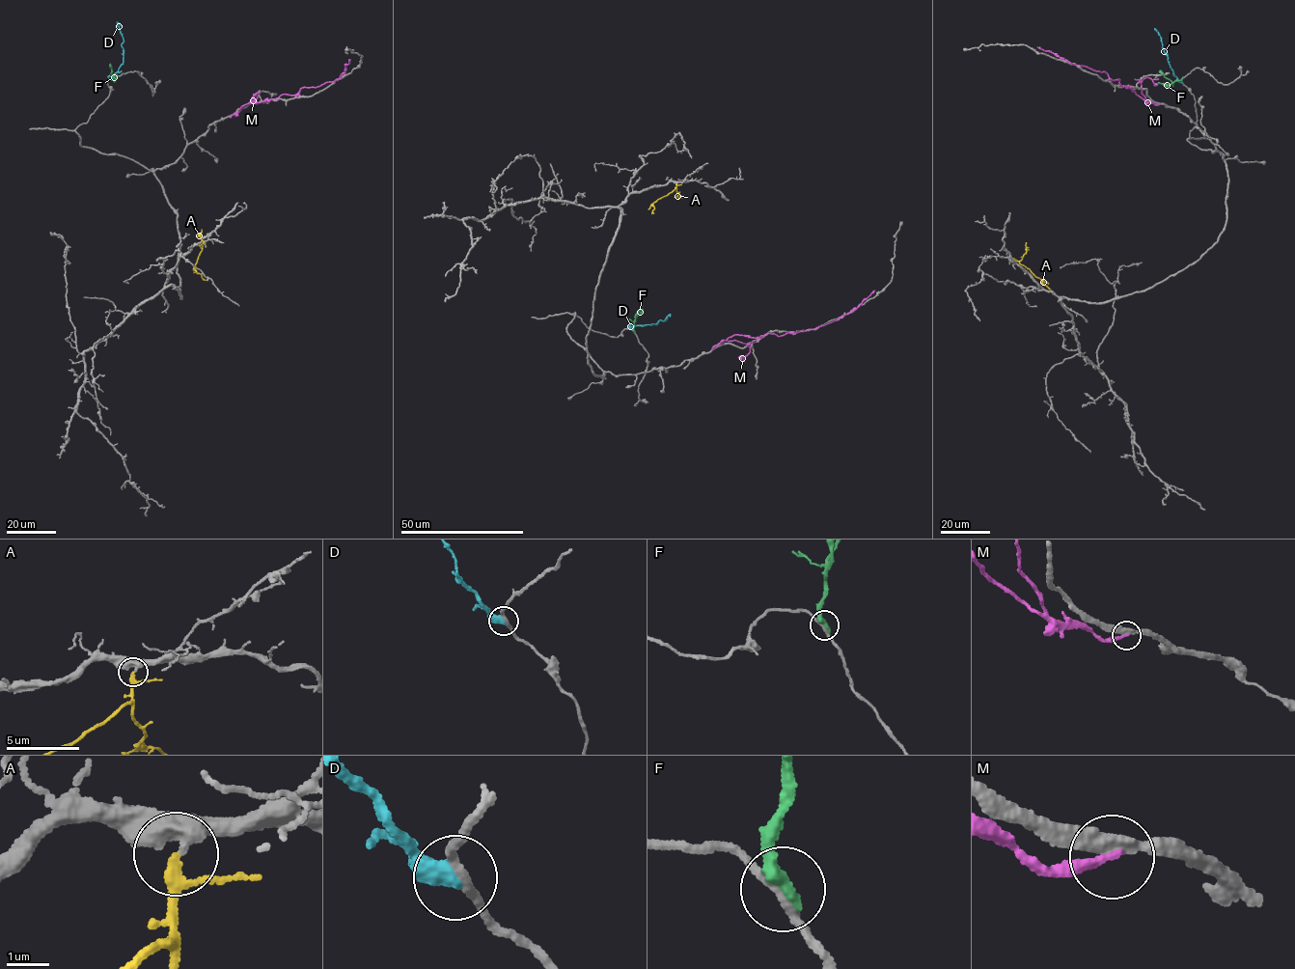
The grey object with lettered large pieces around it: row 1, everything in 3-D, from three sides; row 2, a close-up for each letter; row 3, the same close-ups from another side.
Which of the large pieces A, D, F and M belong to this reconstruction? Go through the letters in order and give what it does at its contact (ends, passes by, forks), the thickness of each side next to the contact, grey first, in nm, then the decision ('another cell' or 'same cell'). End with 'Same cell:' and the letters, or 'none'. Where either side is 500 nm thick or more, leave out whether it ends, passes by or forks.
A: it passes by; calibres 360 and 190 nm; same cell
D: it passes by; calibres 190 and 360 nm; another cell
F: it ends; calibres 200 and 400 nm; another cell
M: it ends; calibres 320 and 240 nm; another cell
Same cell: A

